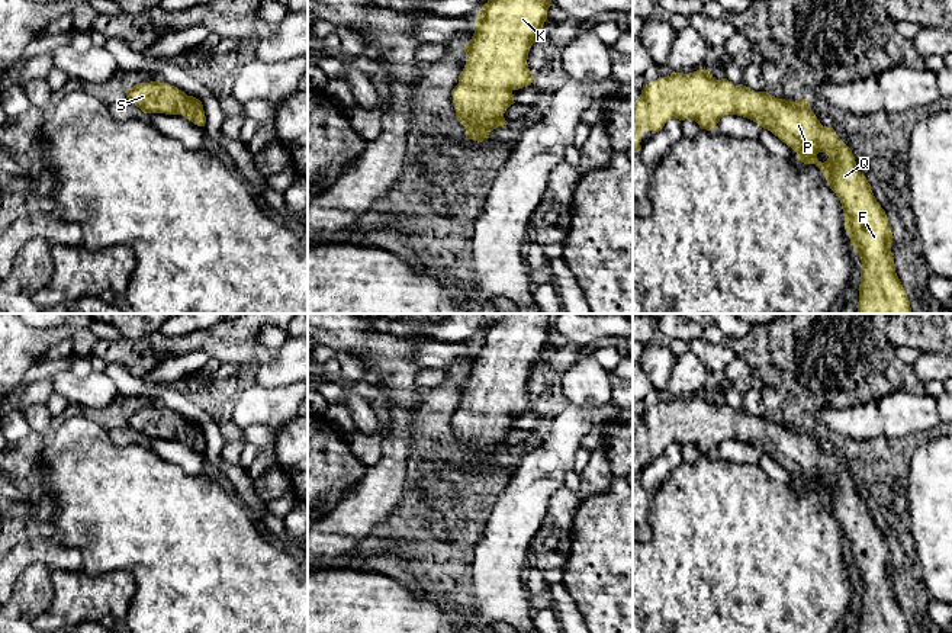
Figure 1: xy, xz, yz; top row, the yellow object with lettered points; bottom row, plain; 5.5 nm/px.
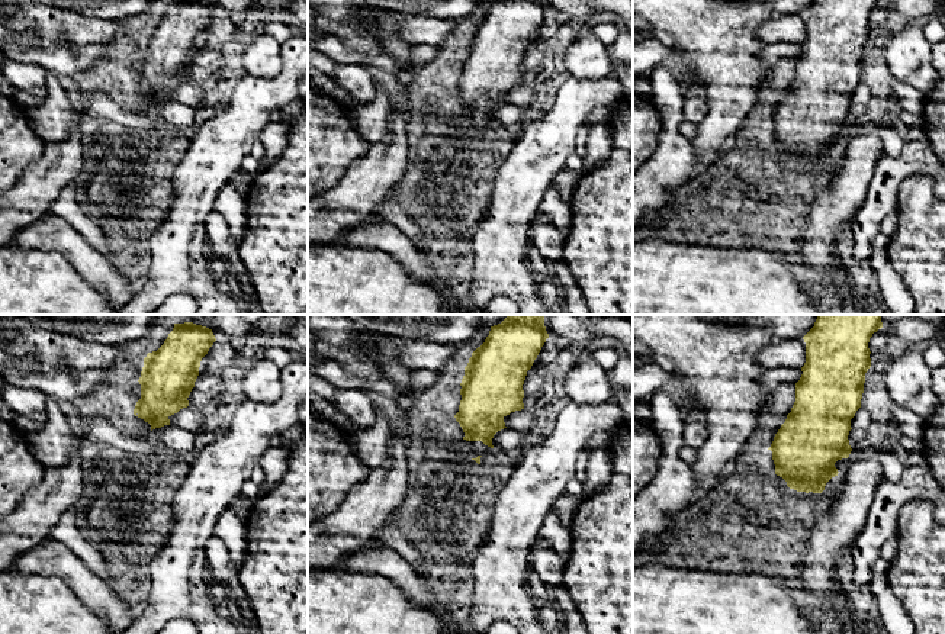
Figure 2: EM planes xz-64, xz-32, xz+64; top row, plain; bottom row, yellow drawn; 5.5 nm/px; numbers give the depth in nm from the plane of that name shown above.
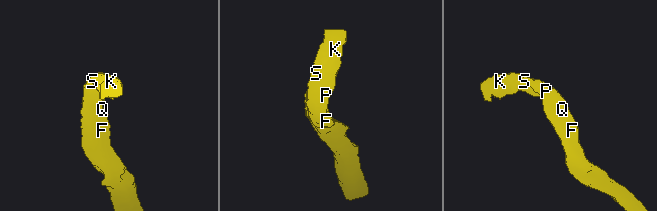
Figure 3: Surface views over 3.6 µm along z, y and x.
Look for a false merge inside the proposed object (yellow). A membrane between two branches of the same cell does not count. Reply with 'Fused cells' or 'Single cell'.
Single cell

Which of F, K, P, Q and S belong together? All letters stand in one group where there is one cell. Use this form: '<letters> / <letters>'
F K P Q S

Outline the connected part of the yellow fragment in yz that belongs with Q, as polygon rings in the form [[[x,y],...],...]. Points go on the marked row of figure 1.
[[[697,70],[689,74],[673,71],[668,77],[659,77],[649,84],[643,84],[640,97],[633,102],[633,150],[641,150],[641,134],[646,129],[656,134],[670,119],[692,119],[699,125],[701,129],[713,131],[713,128],[720,122],[724,115],[737,115],[756,122],[763,129],[771,131],[782,142],[791,147],[797,152],[798,161],[804,164],[816,164],[821,170],[823,176],[827,180],[827,184],[836,193],[842,203],[845,229],[850,238],[855,251],[862,258],[859,302],[856,305],[858,314],[913,314],[908,296],[895,273],[894,257],[891,253],[892,232],[885,211],[877,202],[866,177],[859,171],[850,148],[836,135],[833,128],[826,128],[820,123],[817,116],[810,109],[808,100],[801,99],[795,102],[788,102],[785,99],[778,99],[769,94],[768,90],[755,91],[743,84],[734,86],[727,78],[717,80],[710,74],[708,70]]]

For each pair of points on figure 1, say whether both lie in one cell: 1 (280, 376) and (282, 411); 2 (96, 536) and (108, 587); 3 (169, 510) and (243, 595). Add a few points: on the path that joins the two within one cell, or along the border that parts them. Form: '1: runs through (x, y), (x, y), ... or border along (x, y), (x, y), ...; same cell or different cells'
1: border along (254, 382), (263, 386), (292, 384); different cells
2: border along (80, 568), (90, 575), (126, 569), (137, 585); different cells
3: runs through (179, 532), (221, 574); same cell

